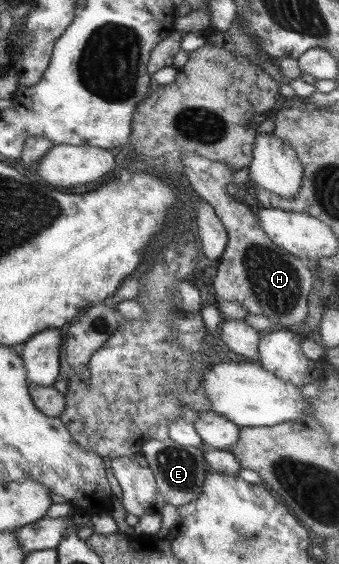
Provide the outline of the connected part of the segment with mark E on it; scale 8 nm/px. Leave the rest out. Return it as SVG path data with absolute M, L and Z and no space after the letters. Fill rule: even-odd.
M167 437L164 440L150 439L141 446L140 454L153 470L156 484L165 504L181 507L195 501L201 495L203 479L209 471L204 451L195 446L181 445Z

